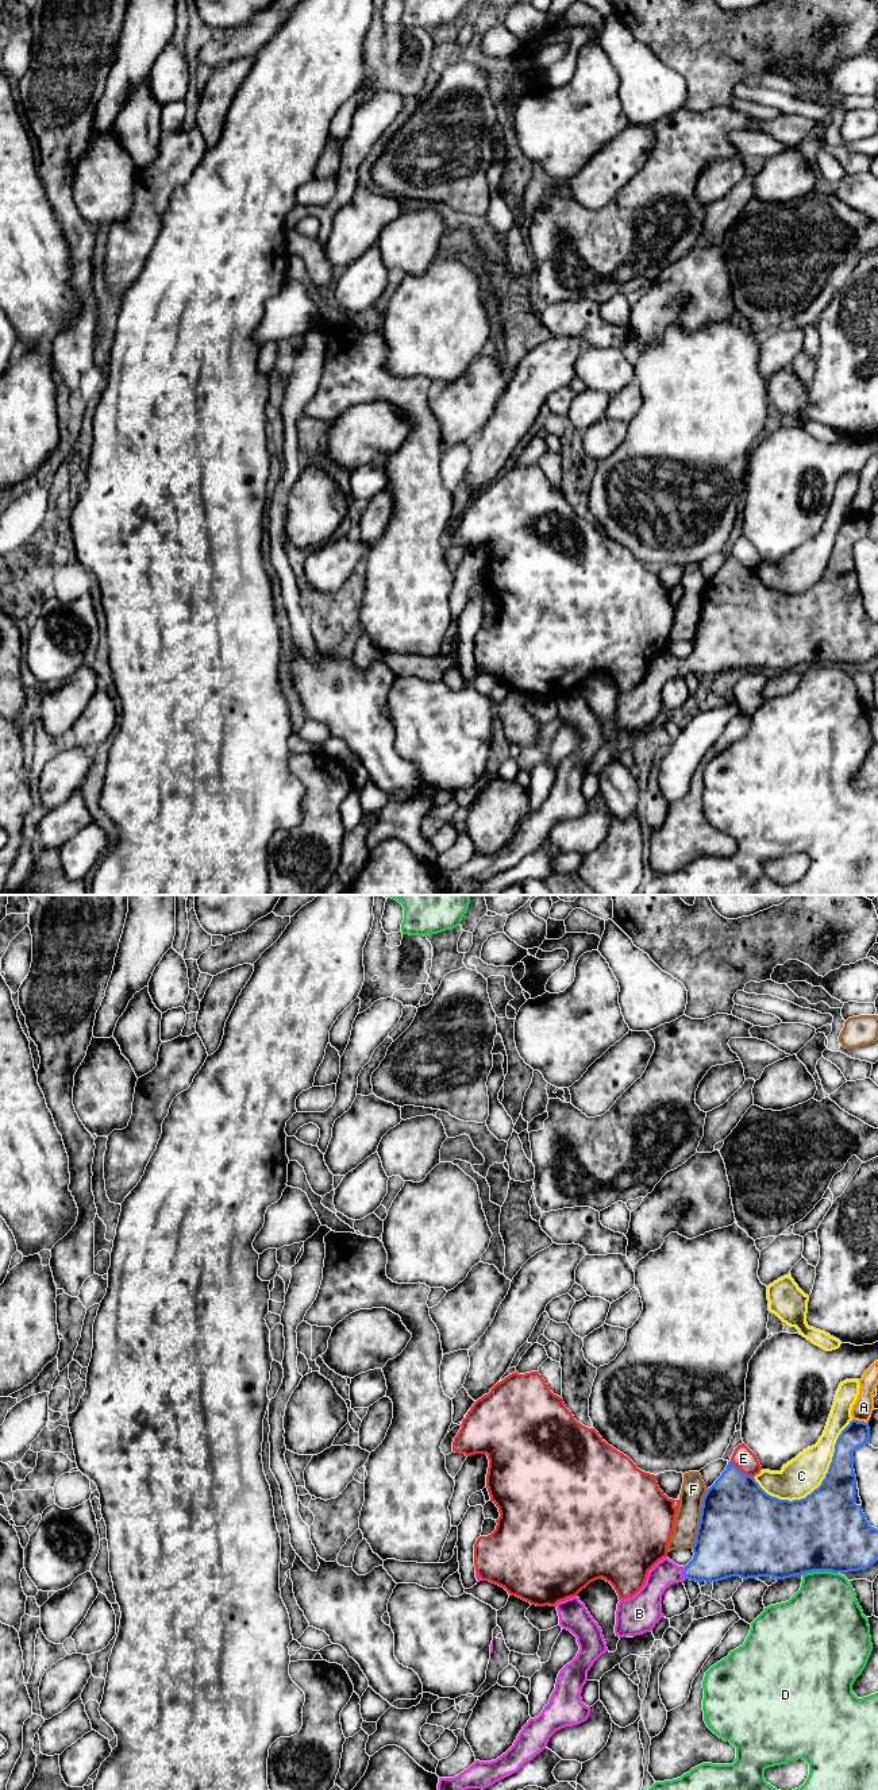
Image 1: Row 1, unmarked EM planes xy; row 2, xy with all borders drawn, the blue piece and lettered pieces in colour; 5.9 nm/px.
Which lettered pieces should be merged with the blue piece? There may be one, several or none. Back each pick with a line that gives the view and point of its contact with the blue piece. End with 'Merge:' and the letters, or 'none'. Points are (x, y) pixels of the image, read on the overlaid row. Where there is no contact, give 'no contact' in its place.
B: meets blue in xy at (684, 1573)
Merge: B

